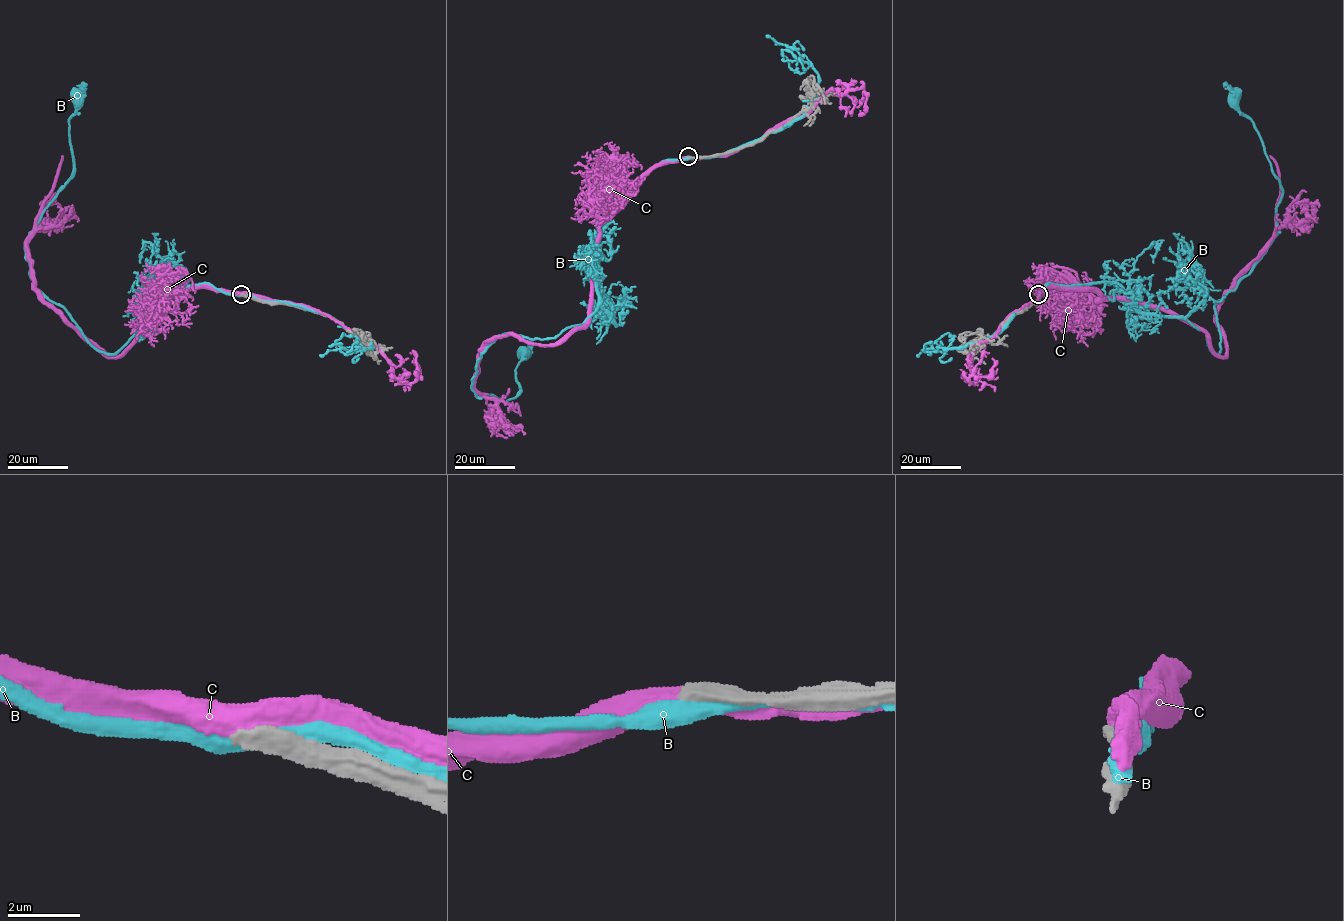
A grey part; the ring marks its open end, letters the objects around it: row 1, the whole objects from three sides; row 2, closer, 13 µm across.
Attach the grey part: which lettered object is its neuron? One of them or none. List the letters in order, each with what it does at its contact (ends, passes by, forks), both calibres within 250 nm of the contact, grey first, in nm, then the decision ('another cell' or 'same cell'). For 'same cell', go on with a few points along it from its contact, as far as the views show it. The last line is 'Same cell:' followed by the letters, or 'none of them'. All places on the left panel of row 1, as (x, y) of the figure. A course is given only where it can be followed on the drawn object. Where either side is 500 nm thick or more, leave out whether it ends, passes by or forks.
B: it passes by; calibres 400 and 360 nm; another cell
C: calibres 500 and 600 nm; another cell
Same cell: none of them

